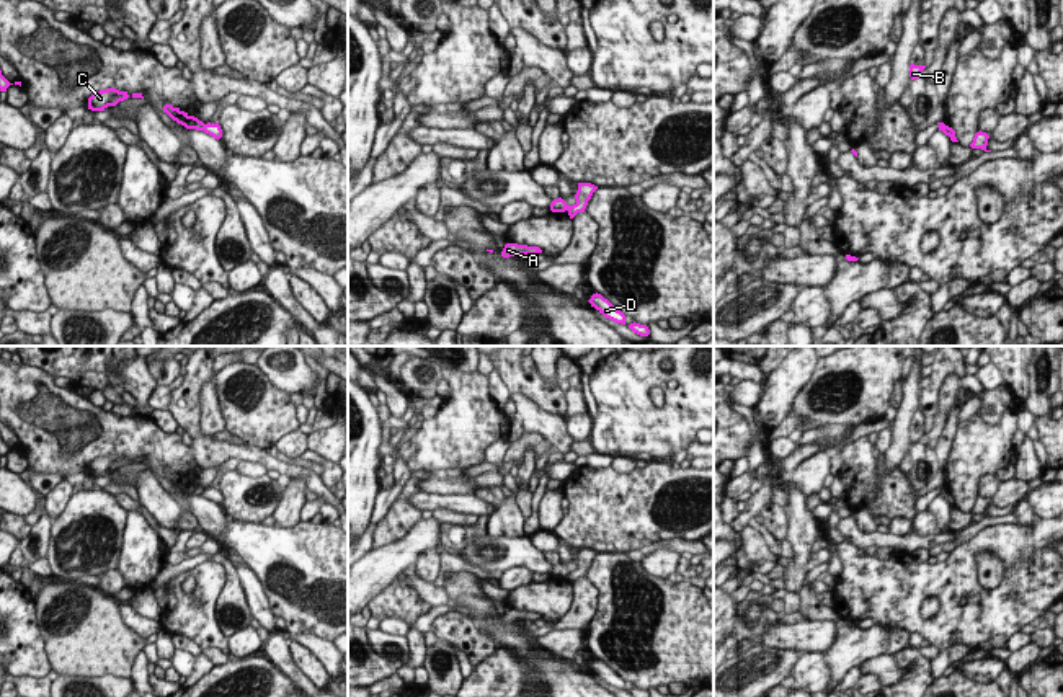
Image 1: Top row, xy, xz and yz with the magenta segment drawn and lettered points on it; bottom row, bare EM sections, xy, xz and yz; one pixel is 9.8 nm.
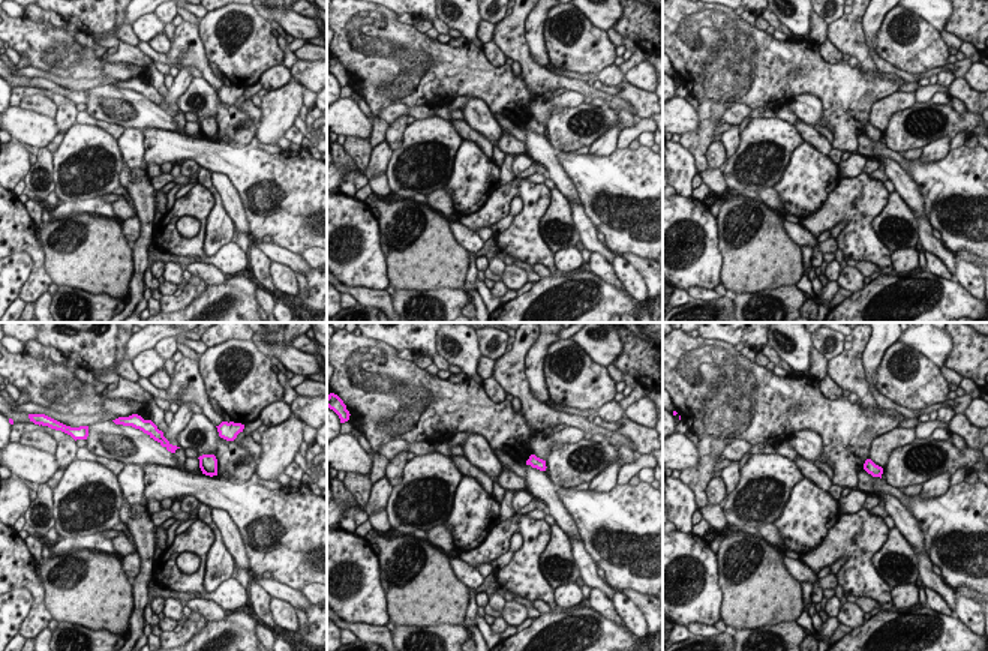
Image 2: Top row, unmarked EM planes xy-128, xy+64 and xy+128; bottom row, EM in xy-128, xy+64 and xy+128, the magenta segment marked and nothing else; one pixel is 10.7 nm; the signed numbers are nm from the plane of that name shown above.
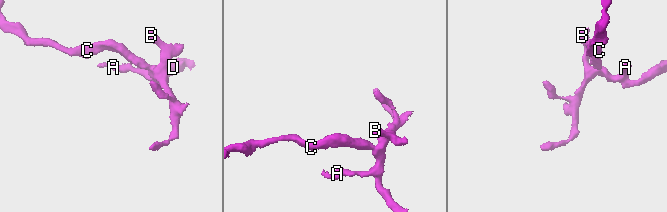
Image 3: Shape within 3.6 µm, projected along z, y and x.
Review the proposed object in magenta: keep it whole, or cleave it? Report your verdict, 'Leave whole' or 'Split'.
Split

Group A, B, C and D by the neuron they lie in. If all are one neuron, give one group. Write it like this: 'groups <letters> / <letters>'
groups A B D / C

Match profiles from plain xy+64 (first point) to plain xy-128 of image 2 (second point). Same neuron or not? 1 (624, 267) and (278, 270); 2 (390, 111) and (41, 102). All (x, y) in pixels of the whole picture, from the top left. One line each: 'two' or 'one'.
1: one
2: one

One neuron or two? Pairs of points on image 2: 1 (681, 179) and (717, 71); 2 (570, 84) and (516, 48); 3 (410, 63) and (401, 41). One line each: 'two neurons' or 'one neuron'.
1: two neurons
2: one neuron
3: one neuron

